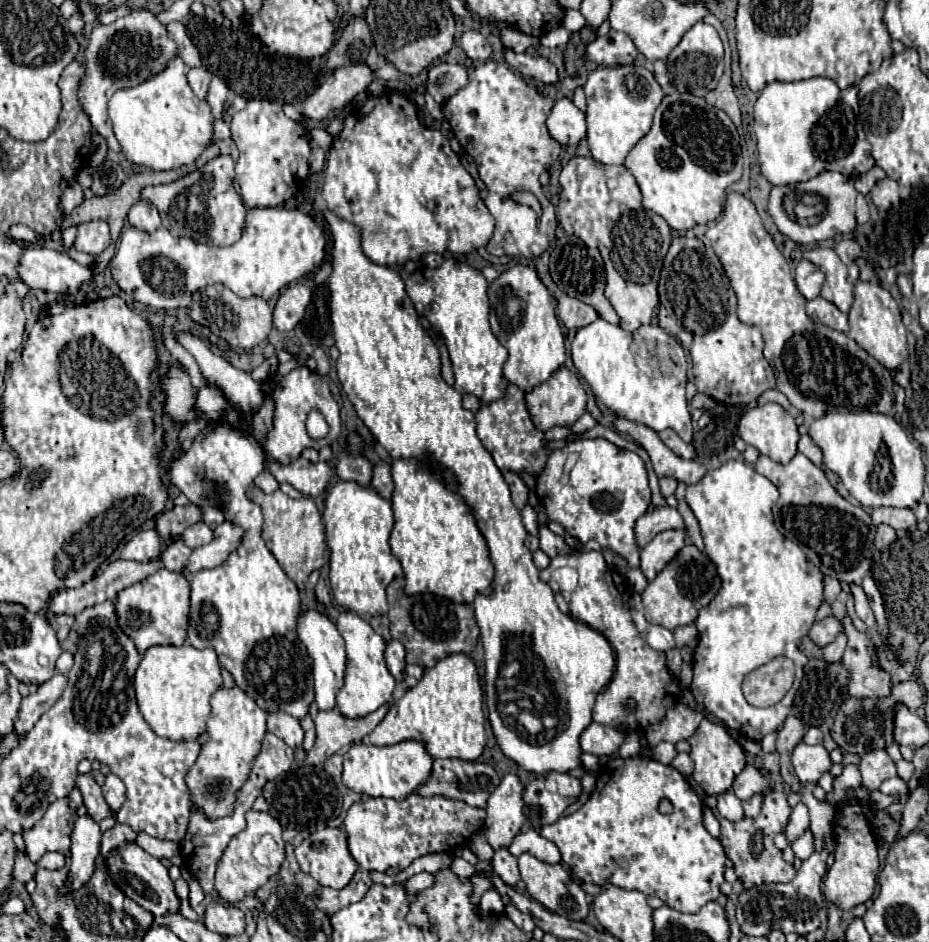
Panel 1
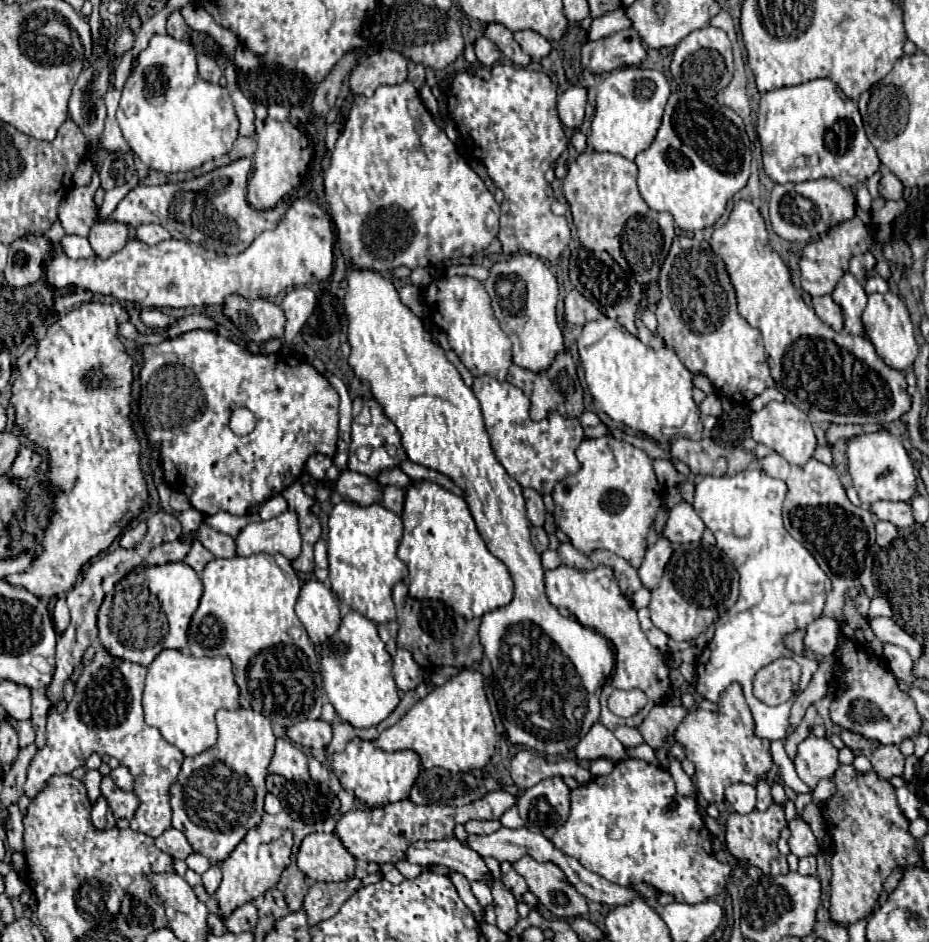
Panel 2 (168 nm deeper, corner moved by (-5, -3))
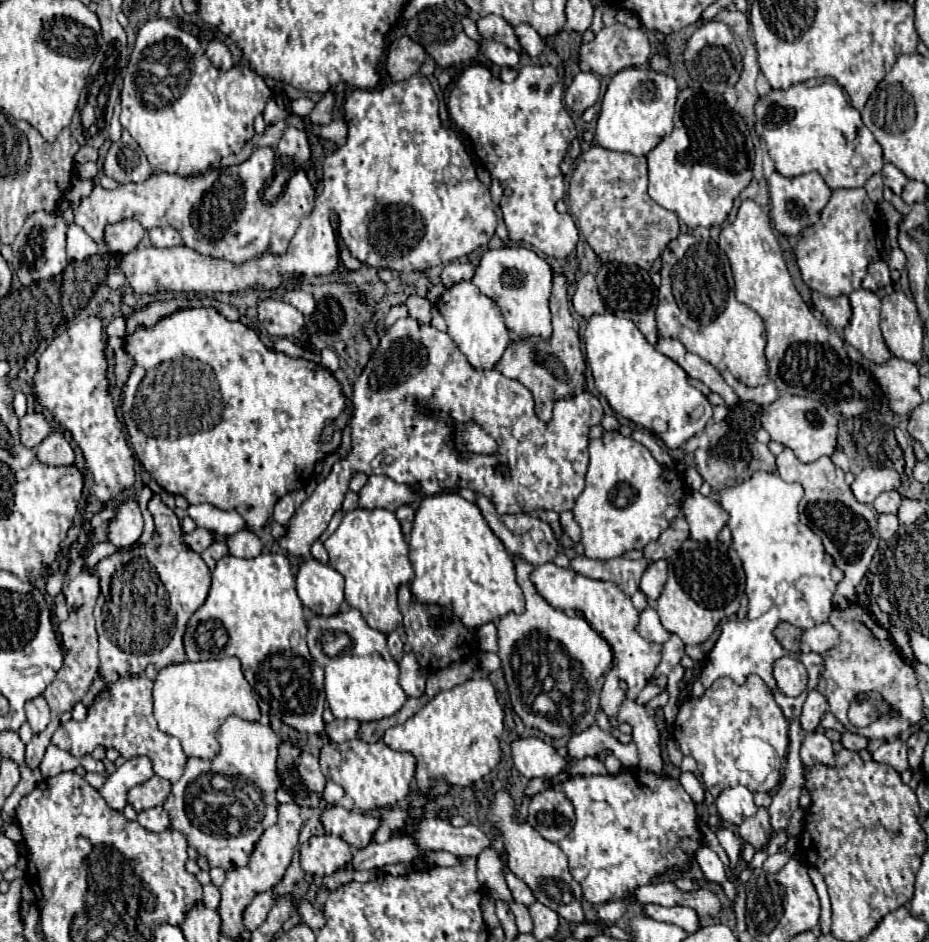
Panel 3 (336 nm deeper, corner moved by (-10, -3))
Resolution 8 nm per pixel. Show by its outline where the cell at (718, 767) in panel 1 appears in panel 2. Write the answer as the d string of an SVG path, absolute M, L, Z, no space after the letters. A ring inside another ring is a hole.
M737 682L725 688L725 694L721 694L717 702L717 712L707 712L701 708L691 710L677 726L675 740L683 746L687 760L695 764L697 790L709 804L721 804L723 790L733 782L755 786L773 766L769 742L753 734L753 714Z

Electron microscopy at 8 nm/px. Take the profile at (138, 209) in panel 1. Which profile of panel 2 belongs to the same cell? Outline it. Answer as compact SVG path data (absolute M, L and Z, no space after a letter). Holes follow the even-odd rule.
M143 224L143 226L139 226L135 230L135 234L137 234L137 240L141 240L141 242L145 242L149 246L171 238L171 234L161 224Z

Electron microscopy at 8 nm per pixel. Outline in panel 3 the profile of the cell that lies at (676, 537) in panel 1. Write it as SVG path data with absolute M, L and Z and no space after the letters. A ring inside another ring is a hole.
M666 560L652 562L642 574L640 590L648 596L650 602L654 602L660 596L664 584L666 584Z

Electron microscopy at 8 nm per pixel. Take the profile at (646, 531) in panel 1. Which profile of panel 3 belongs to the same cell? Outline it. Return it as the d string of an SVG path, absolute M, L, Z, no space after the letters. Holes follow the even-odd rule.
M690 492L684 502L682 502L682 516L690 526L690 538L696 542L702 540L716 540L718 532L724 528L726 524L726 512L718 506L718 502L714 502L712 498L704 498L700 492Z

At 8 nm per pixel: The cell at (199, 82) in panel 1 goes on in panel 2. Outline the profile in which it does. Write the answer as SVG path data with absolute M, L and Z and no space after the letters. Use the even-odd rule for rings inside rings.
M201 54L201 56L197 58L197 64L199 64L199 74L201 74L207 82L217 84L219 78L223 76L223 72L221 72L217 60L211 58L211 56L207 56L207 54Z

